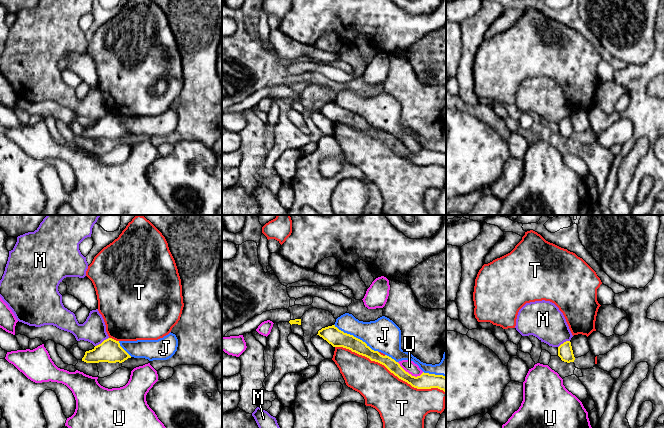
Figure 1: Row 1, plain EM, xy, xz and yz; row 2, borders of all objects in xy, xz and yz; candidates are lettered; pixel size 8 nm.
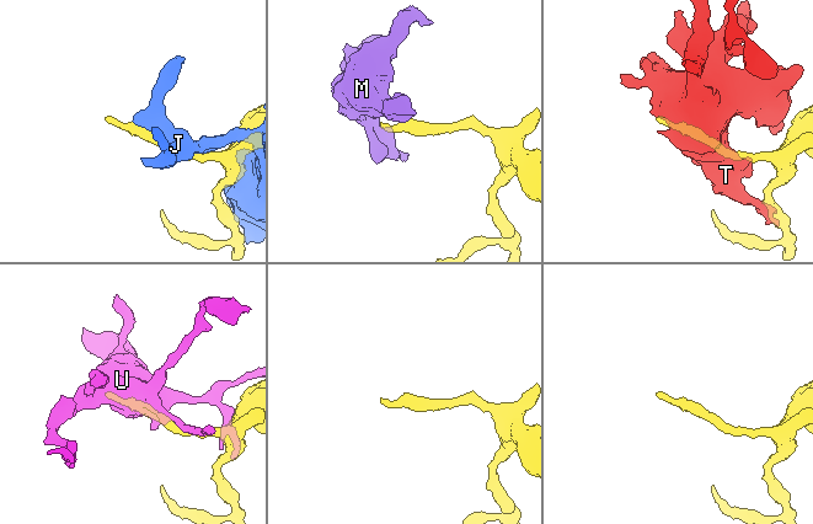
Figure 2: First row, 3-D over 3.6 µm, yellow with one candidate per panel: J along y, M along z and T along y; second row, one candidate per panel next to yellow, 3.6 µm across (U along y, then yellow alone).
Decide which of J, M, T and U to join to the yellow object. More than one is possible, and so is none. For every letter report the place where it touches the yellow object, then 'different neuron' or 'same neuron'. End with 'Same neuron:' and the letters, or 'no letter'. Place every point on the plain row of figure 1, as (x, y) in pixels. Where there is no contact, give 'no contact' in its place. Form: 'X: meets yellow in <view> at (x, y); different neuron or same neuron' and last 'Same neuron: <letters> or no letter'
J: meets yellow in xz at (355, 113); different neuron
M: meets yellow in xy at (102, 118); different neuron
T: meets yellow in xz at (390, 147); different neuron
U: meets yellow in xz at (410, 150); different neuron
Same neuron: no letter

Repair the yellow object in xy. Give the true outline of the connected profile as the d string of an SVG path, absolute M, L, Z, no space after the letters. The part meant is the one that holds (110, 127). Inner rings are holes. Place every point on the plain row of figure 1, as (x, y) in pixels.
M108 114L92 126L86 127L82 137L86 139L122 139L128 134L131 132L120 122L119 117Z

